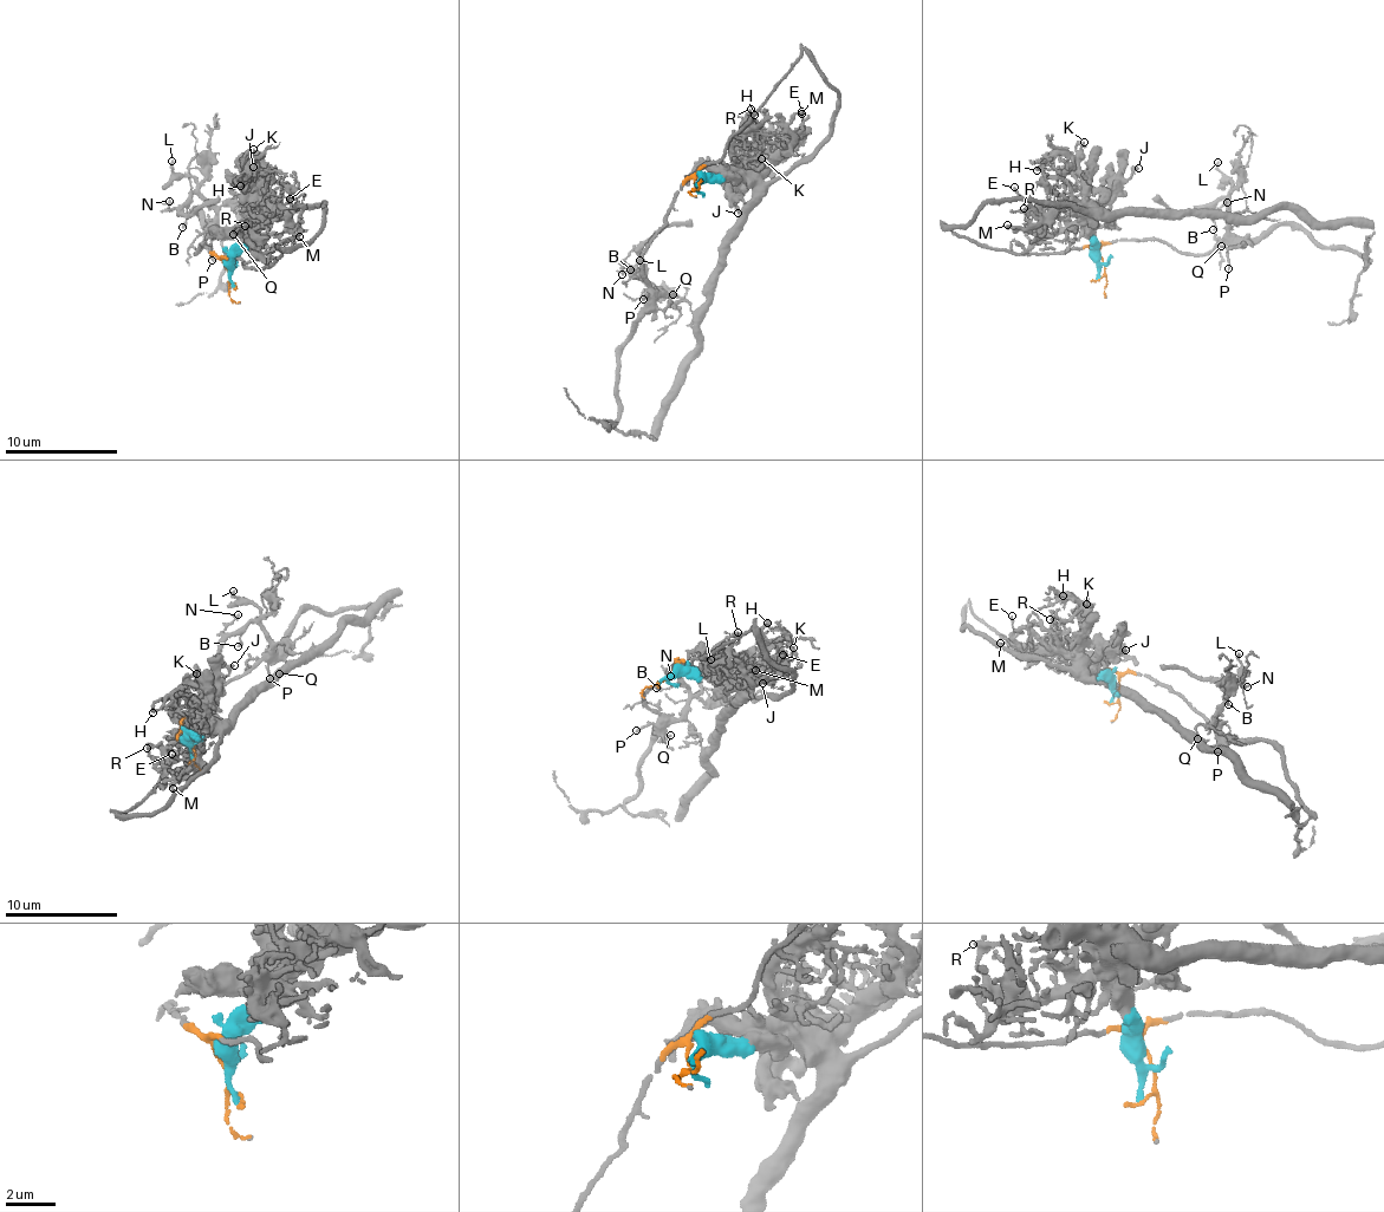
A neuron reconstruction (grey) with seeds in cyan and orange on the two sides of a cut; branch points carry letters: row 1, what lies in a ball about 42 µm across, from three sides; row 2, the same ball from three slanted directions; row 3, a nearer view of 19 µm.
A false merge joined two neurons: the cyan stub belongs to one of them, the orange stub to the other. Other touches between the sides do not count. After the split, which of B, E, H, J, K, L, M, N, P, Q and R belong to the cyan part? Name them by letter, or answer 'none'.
E, H, J, K, M, R

